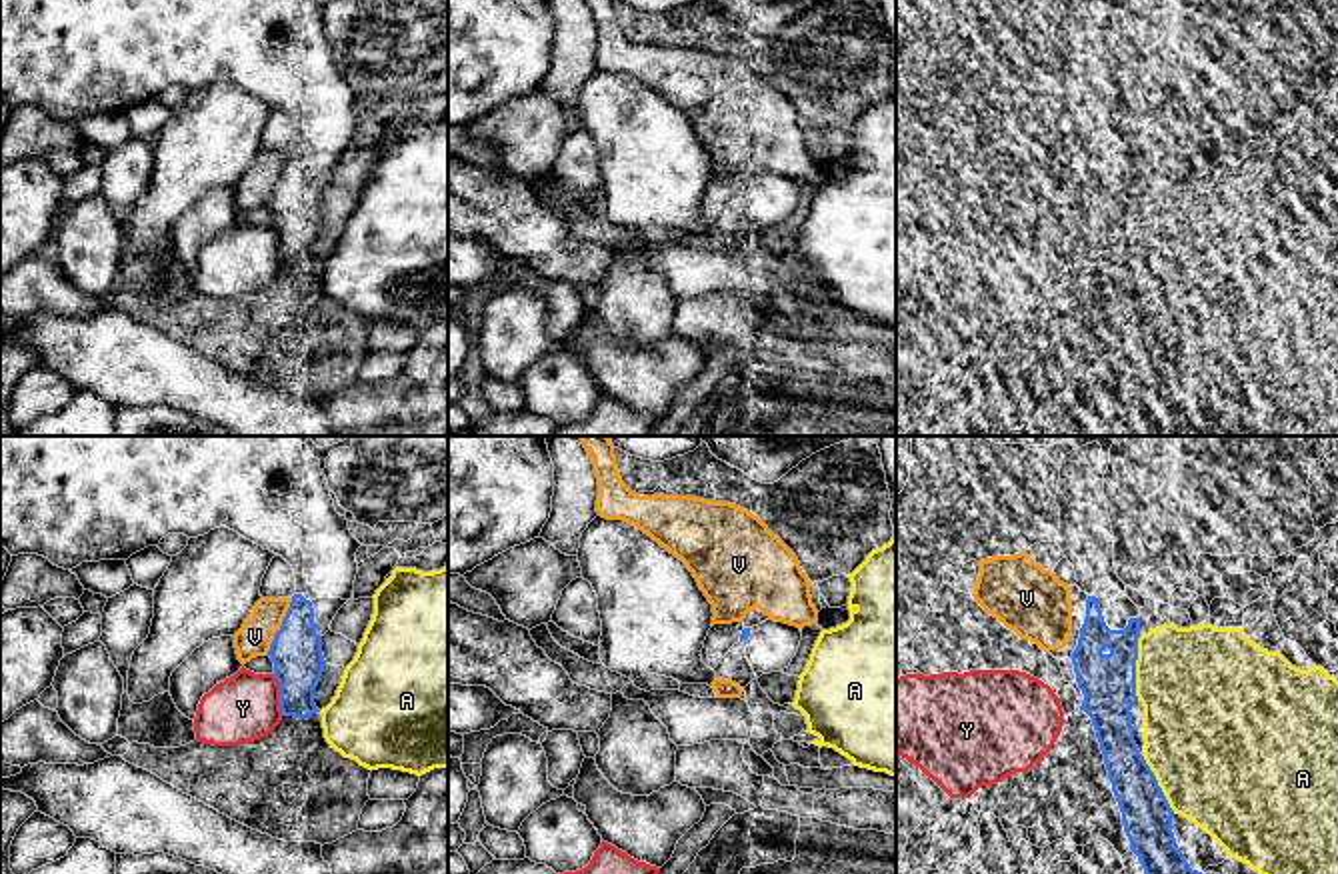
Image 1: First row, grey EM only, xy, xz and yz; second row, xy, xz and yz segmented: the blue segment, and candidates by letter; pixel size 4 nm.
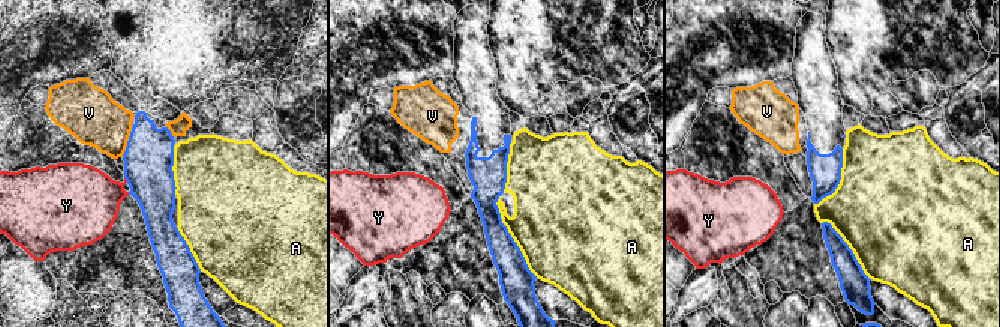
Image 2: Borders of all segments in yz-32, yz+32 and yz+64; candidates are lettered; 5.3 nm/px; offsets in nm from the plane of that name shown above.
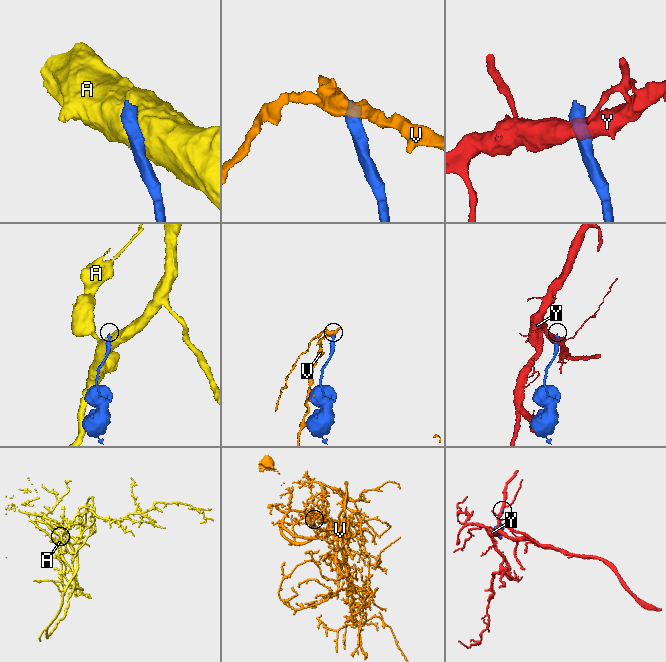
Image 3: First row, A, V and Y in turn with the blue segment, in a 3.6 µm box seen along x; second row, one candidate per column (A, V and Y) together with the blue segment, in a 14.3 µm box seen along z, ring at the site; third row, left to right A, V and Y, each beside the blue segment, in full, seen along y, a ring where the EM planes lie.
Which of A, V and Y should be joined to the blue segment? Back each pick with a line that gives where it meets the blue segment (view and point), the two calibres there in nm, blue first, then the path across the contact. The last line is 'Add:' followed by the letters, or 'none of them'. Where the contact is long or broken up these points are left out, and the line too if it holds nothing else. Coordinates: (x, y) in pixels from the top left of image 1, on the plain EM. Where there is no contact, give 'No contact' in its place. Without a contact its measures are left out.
Add: none of them

